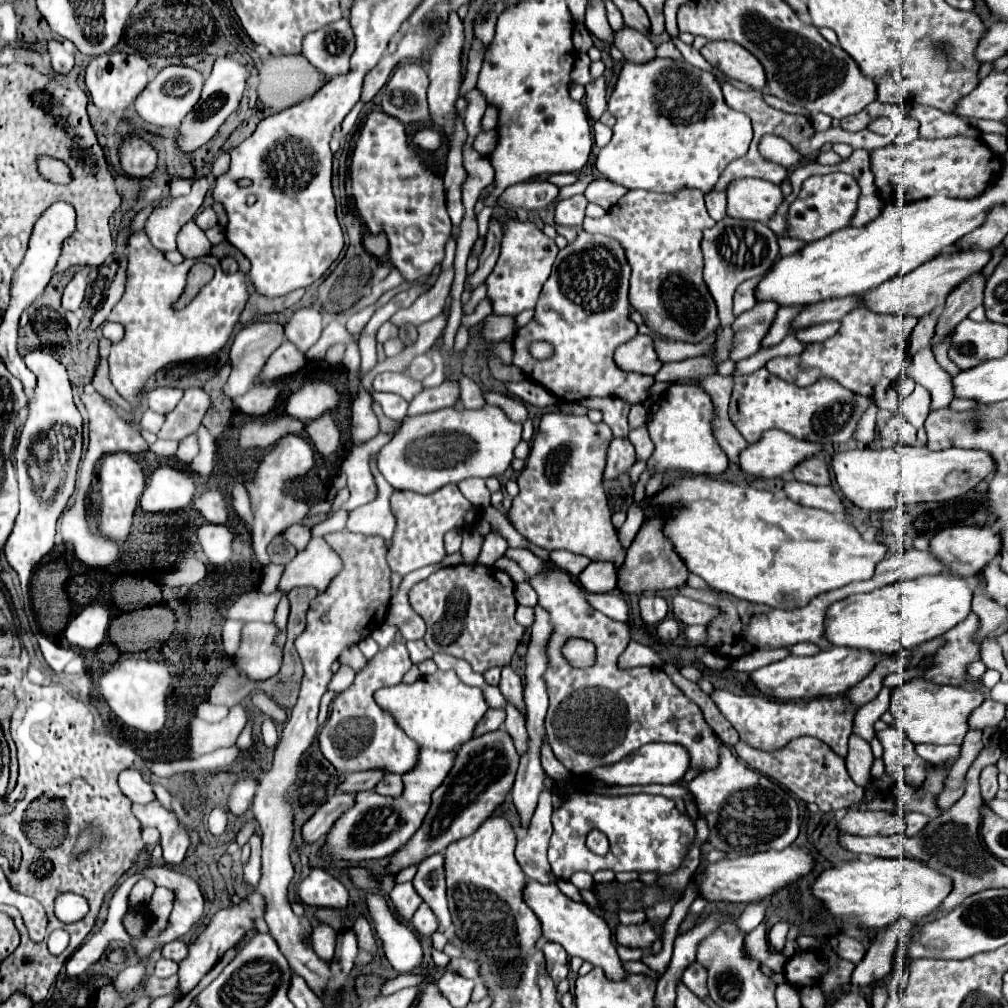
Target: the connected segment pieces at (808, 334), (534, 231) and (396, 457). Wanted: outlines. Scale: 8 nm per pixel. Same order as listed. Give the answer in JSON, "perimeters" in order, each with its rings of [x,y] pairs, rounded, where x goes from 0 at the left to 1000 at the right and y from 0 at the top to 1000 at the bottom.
{"perimeters":[[[[817,319],[812,323],[804,323],[804,327],[792,327],[792,331],[788,331],[788,333],[796,335],[796,339],[800,339],[800,341],[817,339],[819,335],[829,331],[831,325],[833,325],[833,319]]],[[[514,216],[500,220],[500,236],[498,236],[498,250],[496,256],[486,270],[484,282],[484,296],[488,298],[490,312],[508,312],[514,313],[520,308],[532,304],[536,288],[546,274],[548,262],[552,258],[554,244],[548,236],[544,236],[538,228],[534,228],[526,218],[516,220]]],[[[480,401],[472,407],[438,405],[415,413],[403,413],[393,433],[375,448],[375,466],[393,486],[409,486],[415,490],[429,490],[442,480],[452,480],[460,474],[496,472],[508,458],[508,448],[516,438],[518,421],[508,419],[496,403]]]]}

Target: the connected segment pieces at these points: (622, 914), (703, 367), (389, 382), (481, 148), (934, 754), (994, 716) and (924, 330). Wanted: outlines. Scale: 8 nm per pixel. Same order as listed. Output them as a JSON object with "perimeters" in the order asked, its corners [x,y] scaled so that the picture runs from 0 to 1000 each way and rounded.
{"perimeters":[[[[615,903],[615,905],[613,905],[613,911],[615,911],[615,915],[617,915],[617,917],[635,917],[635,915],[639,915],[641,907],[639,907],[639,905],[635,905],[635,903],[629,903],[629,905]]],[[[698,351],[692,355],[681,355],[675,359],[657,361],[657,365],[649,376],[652,379],[671,379],[671,377],[694,375],[694,373],[702,373],[702,371],[710,371],[710,363],[708,363],[708,357],[704,355],[704,351]]],[[[381,369],[371,375],[371,387],[373,389],[391,389],[397,391],[401,397],[409,397],[415,389],[419,389],[419,379],[409,377],[405,371],[393,371],[393,369]]],[[[490,129],[478,131],[478,133],[470,139],[470,147],[472,147],[476,153],[488,153],[488,151],[490,151],[492,135],[494,135],[494,133],[490,133]]],[[[909,740],[909,746],[911,750],[915,750],[917,754],[921,754],[923,758],[933,758],[940,752],[948,752],[952,748],[952,740]]],[[[978,692],[974,696],[974,700],[970,700],[970,704],[966,704],[964,712],[960,712],[960,720],[964,724],[976,724],[982,720],[990,720],[996,714],[996,706],[998,706],[996,698]]],[[[921,312],[915,317],[911,317],[905,333],[903,333],[903,343],[901,343],[901,351],[909,351],[915,343],[923,343],[923,335],[927,331],[927,323],[929,323],[929,312]]]]}

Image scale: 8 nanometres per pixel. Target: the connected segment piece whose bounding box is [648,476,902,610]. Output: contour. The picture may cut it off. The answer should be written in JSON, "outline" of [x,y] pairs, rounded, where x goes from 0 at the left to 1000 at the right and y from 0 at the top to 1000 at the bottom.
{"outline":[[[698,472],[671,476],[663,486],[647,492],[643,498],[647,498],[649,502],[661,500],[669,504],[659,530],[667,536],[671,548],[679,554],[687,569],[692,569],[706,583],[722,587],[734,595],[760,599],[774,605],[796,603],[812,589],[835,583],[843,577],[863,575],[867,571],[869,560],[875,558],[875,554],[893,550],[895,546],[885,546],[883,542],[871,538],[859,538],[845,520],[831,516],[819,506],[800,504],[788,500],[784,494],[770,494],[766,488],[760,486],[704,476]]]}

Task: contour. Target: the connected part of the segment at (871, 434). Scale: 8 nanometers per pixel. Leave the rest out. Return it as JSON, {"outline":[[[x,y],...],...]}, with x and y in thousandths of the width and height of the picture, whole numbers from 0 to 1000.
{"outline":[[[865,401],[859,405],[859,411],[855,411],[853,419],[851,419],[851,427],[847,429],[847,437],[851,440],[863,442],[869,437],[869,427],[867,427],[867,419],[869,419],[869,407],[871,403]]]}

